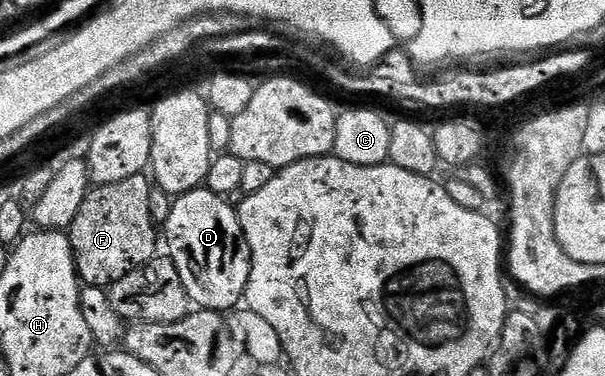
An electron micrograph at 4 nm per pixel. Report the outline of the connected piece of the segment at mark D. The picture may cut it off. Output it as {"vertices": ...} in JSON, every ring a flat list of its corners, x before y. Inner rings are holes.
{"vertices":[[197,189,177,196,171,202,171,213,164,224,164,243,170,249,169,258,180,273,185,291,197,308,228,313,243,302,251,277,251,249,242,232,236,208,226,202,223,196,207,189]]}

